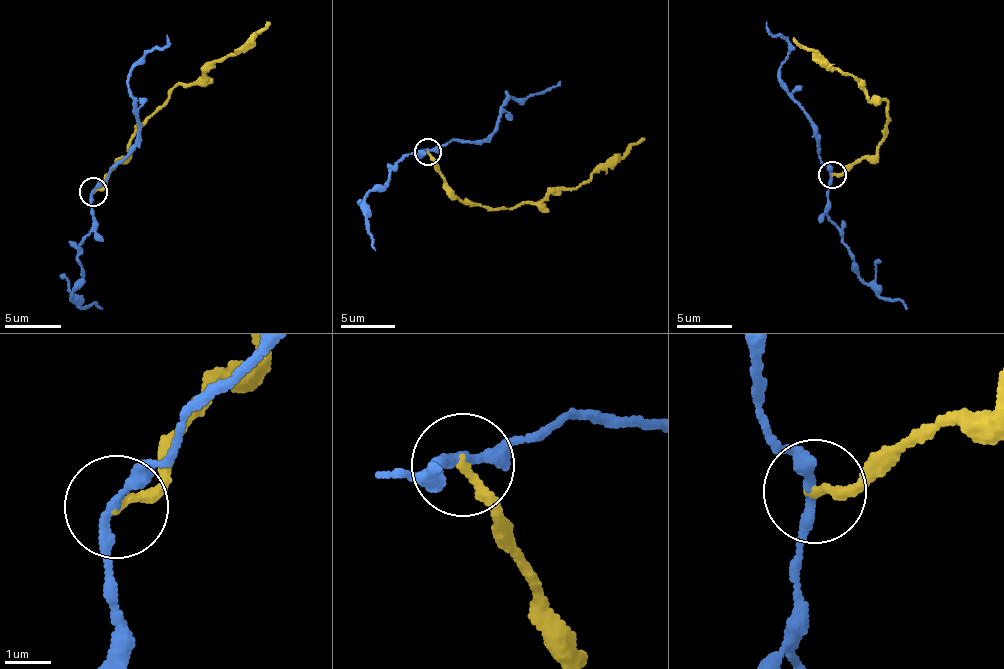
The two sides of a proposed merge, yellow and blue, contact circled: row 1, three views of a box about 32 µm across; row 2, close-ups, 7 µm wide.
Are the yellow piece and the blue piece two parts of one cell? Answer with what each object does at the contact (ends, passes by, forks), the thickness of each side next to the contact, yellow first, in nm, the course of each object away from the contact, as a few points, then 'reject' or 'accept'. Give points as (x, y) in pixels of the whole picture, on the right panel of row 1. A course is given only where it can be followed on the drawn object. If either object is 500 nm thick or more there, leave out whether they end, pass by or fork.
yellow ends | blue passes by | 200/220 nm | yellow via (831, 174), (845, 174), (875, 155), (884, 132), (888, 103), (874, 103), (854, 77), (792, 39) | blue via (831, 174), (822, 163), (808, 114), (784, 84), (780, 63), (789, 49), (765, 29), (765, 21) | reject

